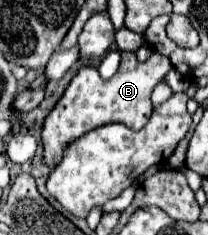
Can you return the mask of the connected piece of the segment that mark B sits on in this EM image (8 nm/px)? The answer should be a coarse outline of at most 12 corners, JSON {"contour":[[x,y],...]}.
{"contour":[[122,52],[102,80],[82,66],[42,124],[42,162],[106,124],[142,130],[170,68]]}

